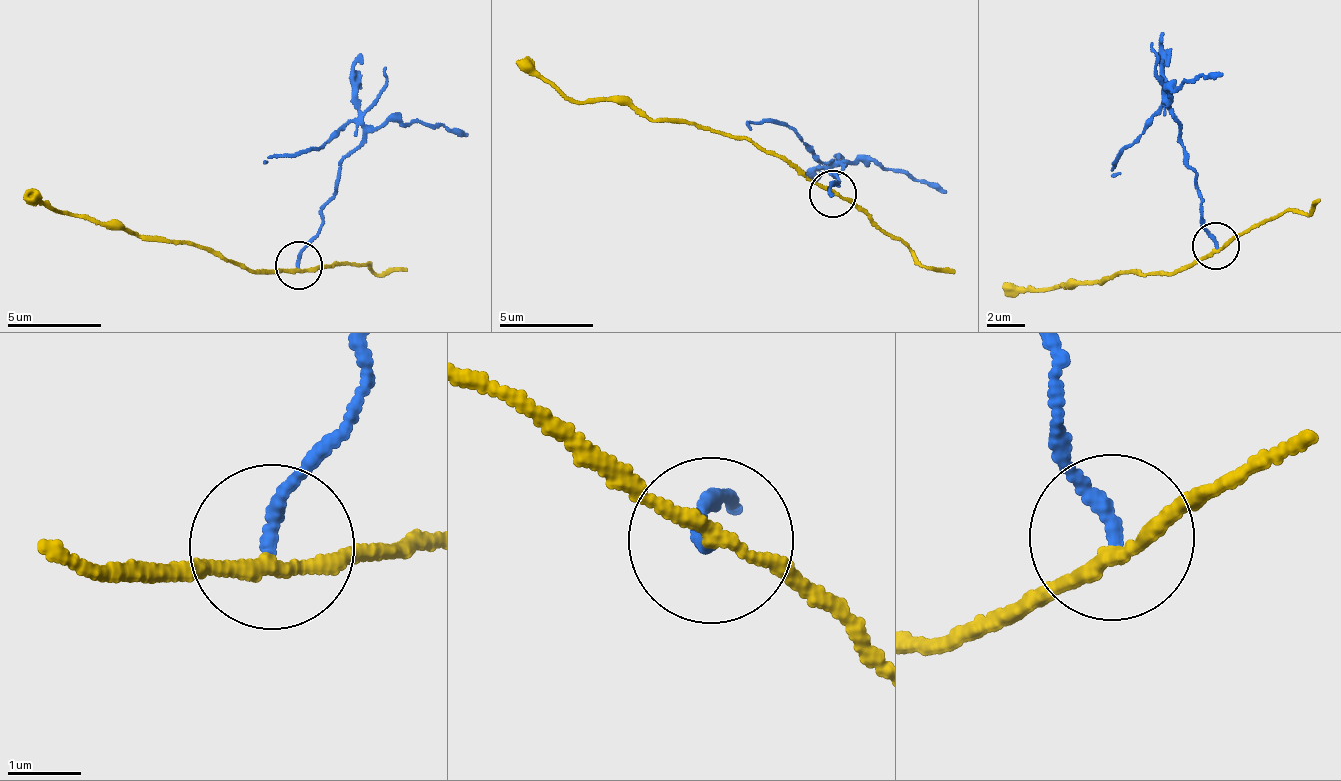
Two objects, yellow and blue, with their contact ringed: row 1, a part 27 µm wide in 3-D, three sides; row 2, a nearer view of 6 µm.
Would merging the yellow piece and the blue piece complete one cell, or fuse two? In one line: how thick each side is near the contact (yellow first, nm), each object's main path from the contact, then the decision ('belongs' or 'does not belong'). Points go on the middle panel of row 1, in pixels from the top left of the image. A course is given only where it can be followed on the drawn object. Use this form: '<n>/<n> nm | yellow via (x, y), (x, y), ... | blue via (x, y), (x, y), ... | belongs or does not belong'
170/190 nm | yellow via (834, 194), (785, 159), (717, 130), (649, 122), (625, 103), (563, 100), (516, 62) | blue via (833, 195), (838, 180), (831, 185), (838, 177), (830, 174), (840, 167), (815, 163), (786, 124), (745, 126) | does not belong

